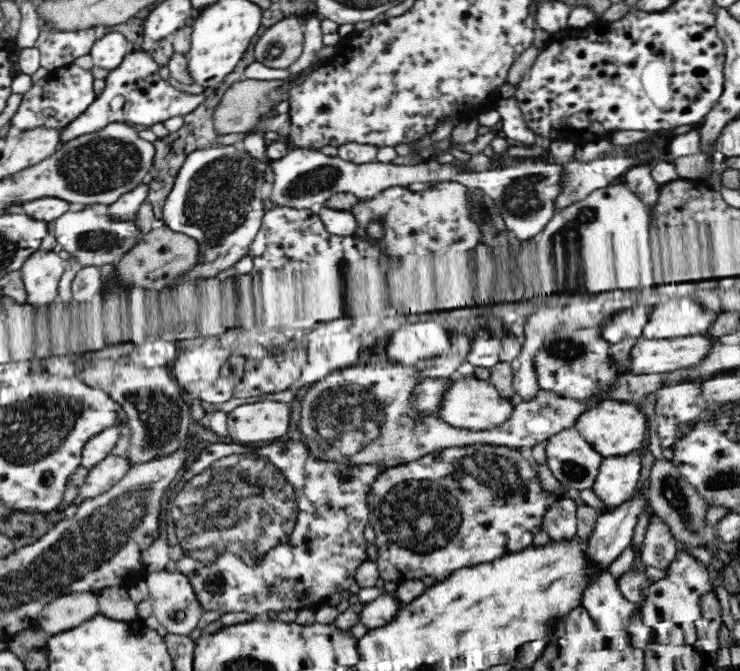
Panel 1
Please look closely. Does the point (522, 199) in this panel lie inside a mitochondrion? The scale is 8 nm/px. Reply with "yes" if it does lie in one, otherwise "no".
yes

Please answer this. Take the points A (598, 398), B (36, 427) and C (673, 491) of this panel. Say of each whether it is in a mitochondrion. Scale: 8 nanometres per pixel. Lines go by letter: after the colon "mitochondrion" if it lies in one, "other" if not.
A: other
B: mitochondrion
C: mitochondrion

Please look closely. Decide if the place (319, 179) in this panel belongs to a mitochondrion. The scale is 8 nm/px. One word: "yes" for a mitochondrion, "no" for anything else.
yes

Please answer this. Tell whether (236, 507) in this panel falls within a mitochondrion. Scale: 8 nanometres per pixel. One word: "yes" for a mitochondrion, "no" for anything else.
yes

